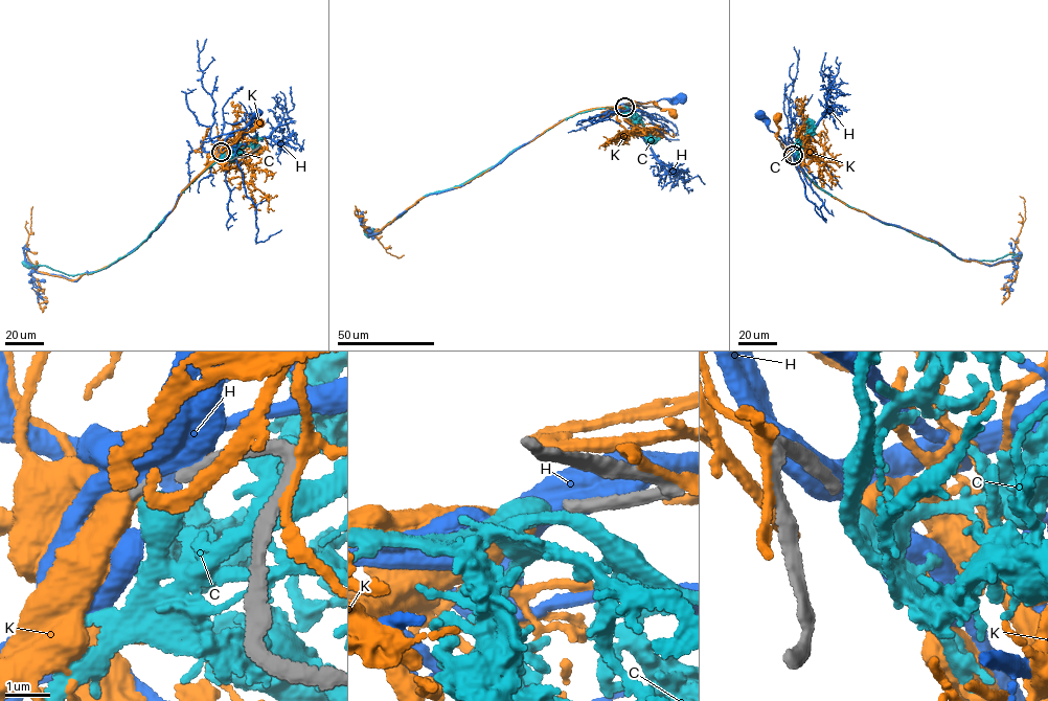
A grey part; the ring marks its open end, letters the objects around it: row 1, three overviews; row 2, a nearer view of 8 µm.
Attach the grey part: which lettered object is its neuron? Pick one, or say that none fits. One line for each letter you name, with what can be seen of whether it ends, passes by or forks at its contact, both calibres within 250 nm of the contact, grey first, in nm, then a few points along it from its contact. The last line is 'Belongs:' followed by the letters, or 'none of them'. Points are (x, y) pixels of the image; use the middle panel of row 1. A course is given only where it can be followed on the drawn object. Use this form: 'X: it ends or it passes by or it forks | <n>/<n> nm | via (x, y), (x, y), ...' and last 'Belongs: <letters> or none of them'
Belongs: none of them

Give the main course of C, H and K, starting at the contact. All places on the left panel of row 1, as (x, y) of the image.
C: (221, 152), (215, 161), (181, 193), (173, 209), (145, 240), (103, 269), (69, 275), (42, 265), (27, 264)
H: (221, 152), (206, 152), (202, 147), (203, 142), (245, 128), (257, 114)
K: (220, 152), (215, 150), (219, 143), (225, 142), (227, 147), (235, 142), (241, 134), (258, 123)

